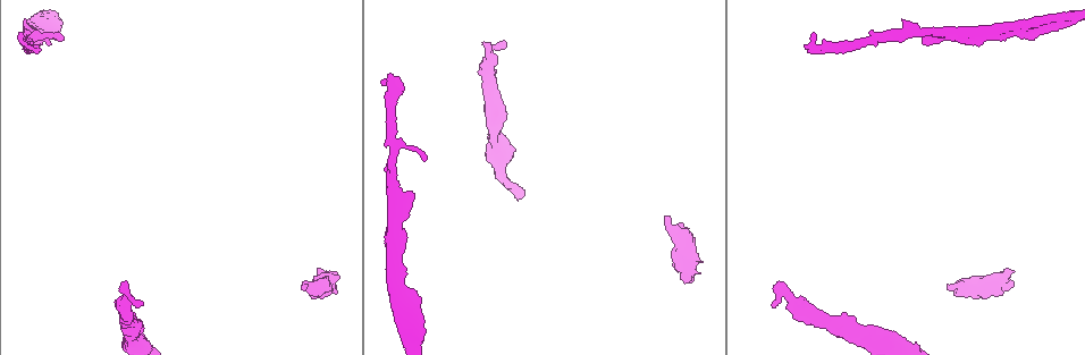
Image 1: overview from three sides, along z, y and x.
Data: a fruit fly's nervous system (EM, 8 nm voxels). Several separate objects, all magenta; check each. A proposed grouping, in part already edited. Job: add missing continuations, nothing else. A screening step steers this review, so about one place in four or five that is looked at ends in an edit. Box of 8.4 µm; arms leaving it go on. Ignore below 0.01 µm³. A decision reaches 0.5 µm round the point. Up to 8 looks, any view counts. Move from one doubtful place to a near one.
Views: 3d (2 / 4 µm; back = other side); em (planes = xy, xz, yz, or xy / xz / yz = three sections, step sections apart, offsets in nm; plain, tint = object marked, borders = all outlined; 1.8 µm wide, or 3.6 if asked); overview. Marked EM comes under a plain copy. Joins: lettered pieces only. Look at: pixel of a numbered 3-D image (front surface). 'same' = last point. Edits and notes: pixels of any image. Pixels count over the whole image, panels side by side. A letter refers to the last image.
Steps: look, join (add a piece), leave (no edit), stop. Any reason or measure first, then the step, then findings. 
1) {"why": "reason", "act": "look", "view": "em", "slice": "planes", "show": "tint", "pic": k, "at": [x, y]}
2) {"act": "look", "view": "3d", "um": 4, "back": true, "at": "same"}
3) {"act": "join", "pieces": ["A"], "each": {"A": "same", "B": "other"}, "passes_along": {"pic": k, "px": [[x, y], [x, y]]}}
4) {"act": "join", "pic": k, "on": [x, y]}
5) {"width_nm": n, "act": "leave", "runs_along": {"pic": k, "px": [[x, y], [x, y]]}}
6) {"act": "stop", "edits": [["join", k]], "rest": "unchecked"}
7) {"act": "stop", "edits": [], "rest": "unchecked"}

{"why": "sudden change in width", "act": "look", "view": "em", "slice": "yz", "step": 16, "show": "tint", "pic": 1, "at": [688, 271]}

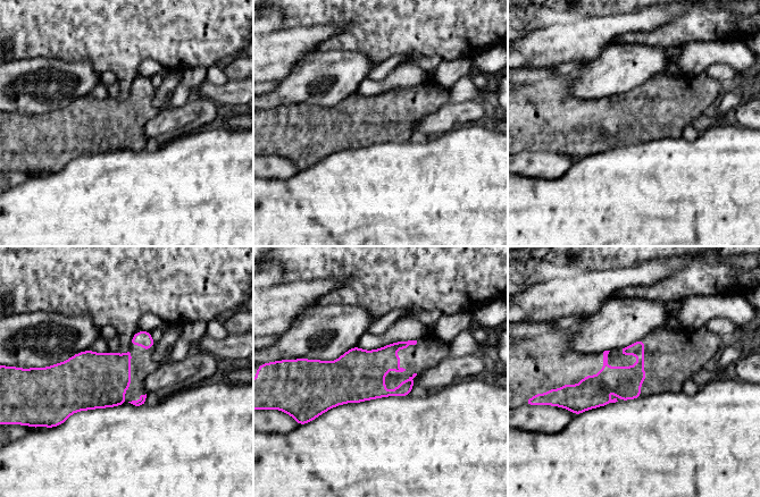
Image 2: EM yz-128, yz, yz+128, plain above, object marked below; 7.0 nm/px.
{"act": "look", "view": "em", "slice": "planes", "show": "borders", "at": "same"}

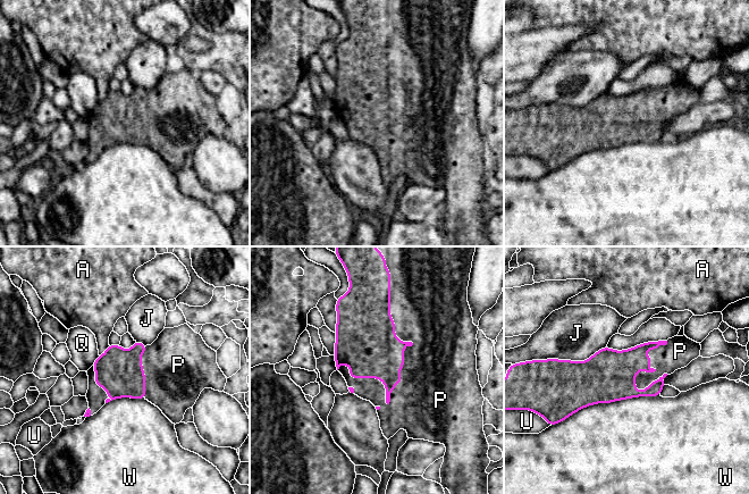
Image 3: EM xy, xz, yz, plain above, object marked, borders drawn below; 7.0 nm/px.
{"longest_contact_nm": ["P", 750], "act": "join", "pieces": ["P"], "each": {"A": "other", "J": "other", "P": "same", "Q": "other", "U": "other", "W": "other"}, "passes_along": {"pic": 3, "px": [[370, 348], [405, 345], [435, 365]]}, "found": "the neuron continues"}

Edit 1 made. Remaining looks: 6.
{"act": "look", "view": "overview"}

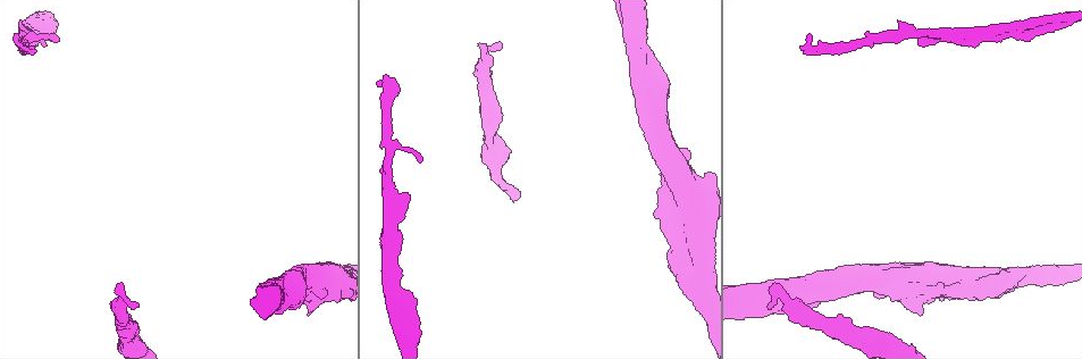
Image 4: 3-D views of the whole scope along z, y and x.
{"why": "thick end", "act": "look", "view": "3d", "um": 4, "pic": 4, "at": [921, 311]}

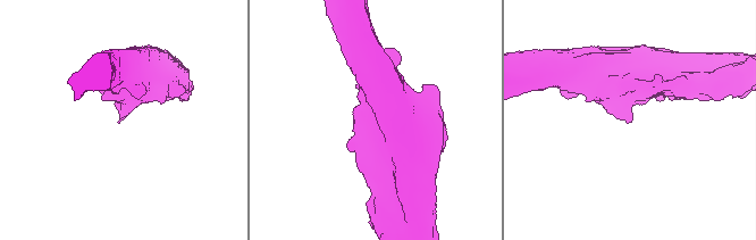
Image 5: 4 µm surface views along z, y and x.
{"why": "now the EM", "act": "look", "view": "em", "um": 3.6, "slice": "planes", "show": "borders", "pic": 5, "at": [630, 120]}

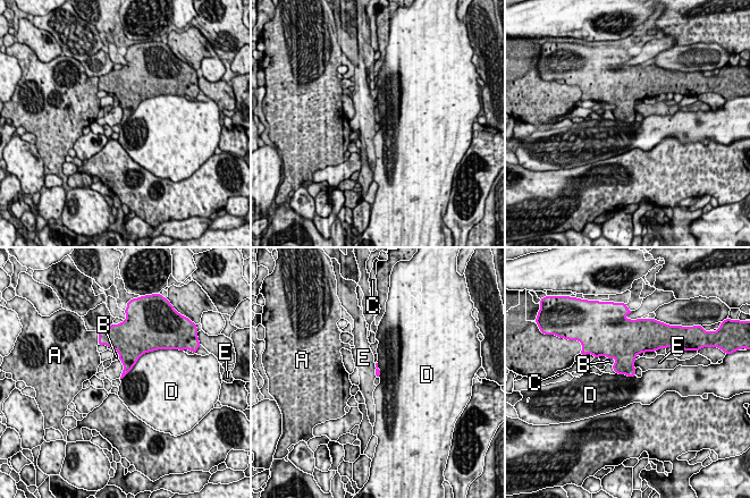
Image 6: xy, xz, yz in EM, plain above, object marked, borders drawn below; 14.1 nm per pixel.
{"longest_contact_nm": ["D", 650], "act": "leave", "each": {"A": "other", "B": "other", "C": "other", "D": "other", "E": "other"}, "border": {"pic": 6, "px": [[154, 349], [144, 353], [120, 379]]}, "found": "none of them fits"}

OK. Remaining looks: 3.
{"why": "free end", "act": "look", "view": "3d", "um": 2, "pic": 4, "at": [770, 289]}

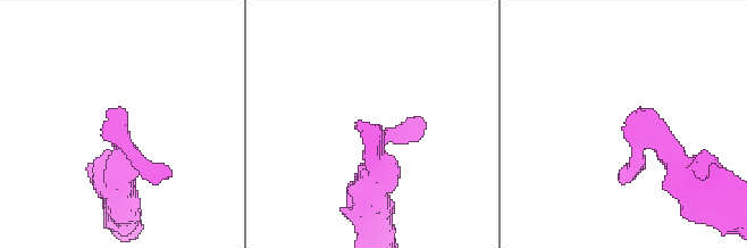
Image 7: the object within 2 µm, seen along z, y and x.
{"act": "look", "view": "em", "slice": "planes", "show": "borders", "pic": 7, "at": [108, 129]}

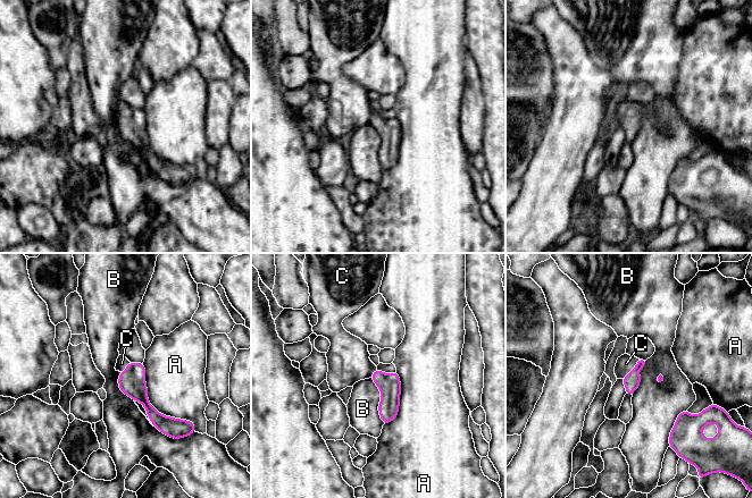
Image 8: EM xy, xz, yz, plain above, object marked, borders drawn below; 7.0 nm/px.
{"act": "join", "pieces": ["C"], "each": {"A": "other", "B": "other", "C": "same"}, "passes_along": {"pic": 8, "px": [[632, 381], [633, 370], [626, 363]]}, "found": "it goes on there"}

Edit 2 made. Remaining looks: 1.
{"act": "stop", "edits": [["join", 3], ["join", 8]], "rest": "unchecked"}

